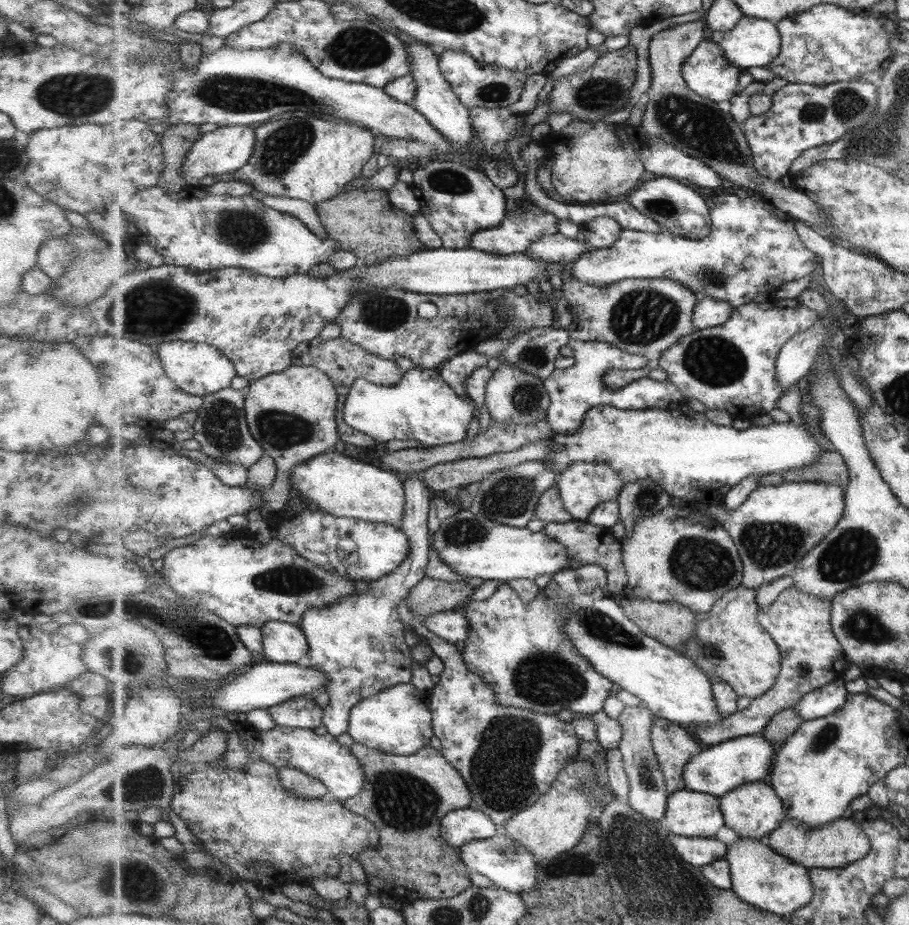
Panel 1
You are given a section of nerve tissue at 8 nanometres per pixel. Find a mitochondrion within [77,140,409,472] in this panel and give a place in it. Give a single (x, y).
(156, 305)

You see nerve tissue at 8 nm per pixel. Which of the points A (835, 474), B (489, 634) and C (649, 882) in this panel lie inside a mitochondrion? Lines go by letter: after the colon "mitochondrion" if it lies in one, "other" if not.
A: other
B: other
C: mitochondrion

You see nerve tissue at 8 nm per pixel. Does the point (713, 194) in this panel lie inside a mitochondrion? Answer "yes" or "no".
no

